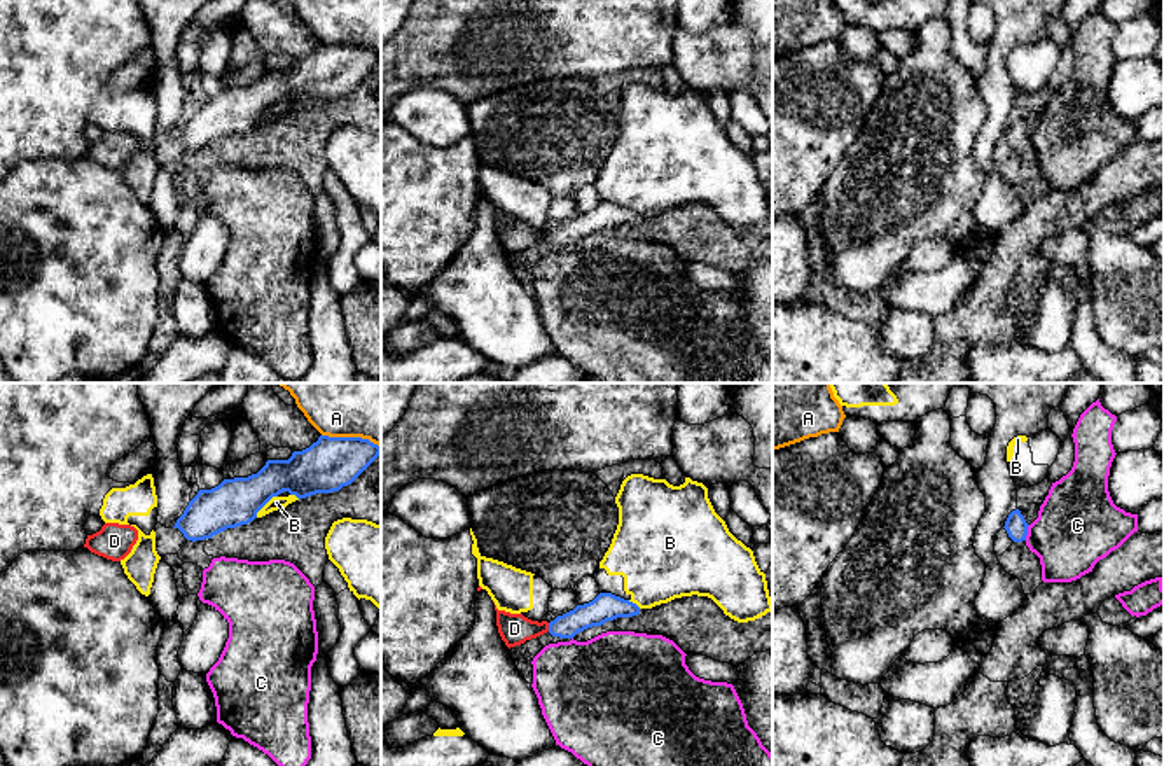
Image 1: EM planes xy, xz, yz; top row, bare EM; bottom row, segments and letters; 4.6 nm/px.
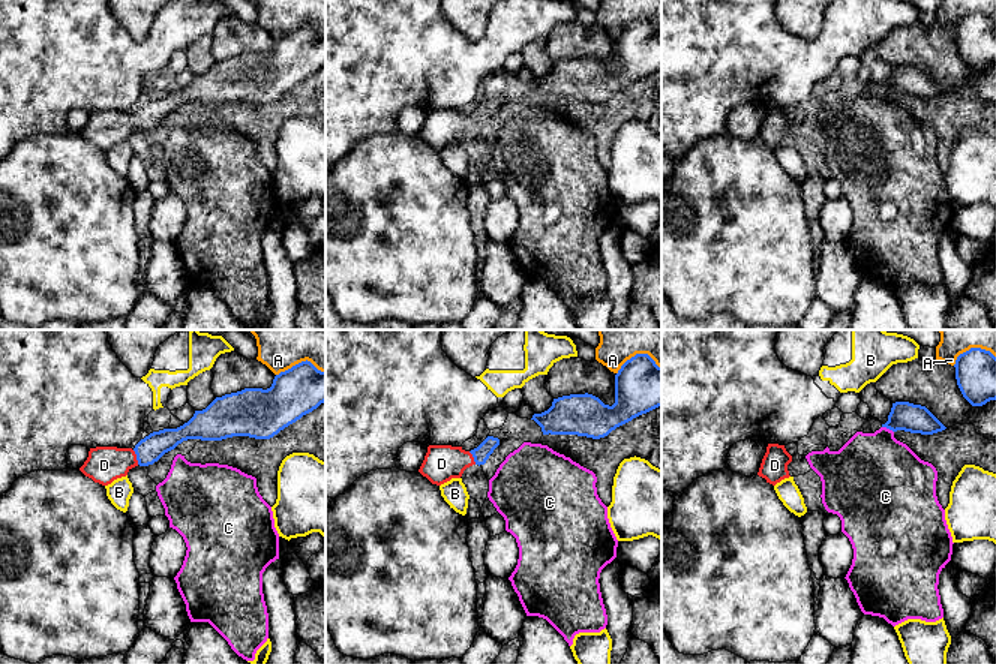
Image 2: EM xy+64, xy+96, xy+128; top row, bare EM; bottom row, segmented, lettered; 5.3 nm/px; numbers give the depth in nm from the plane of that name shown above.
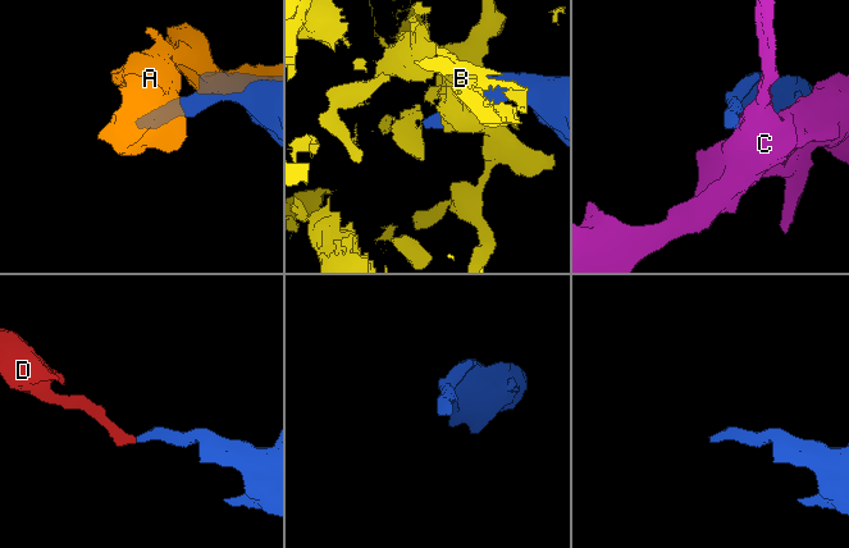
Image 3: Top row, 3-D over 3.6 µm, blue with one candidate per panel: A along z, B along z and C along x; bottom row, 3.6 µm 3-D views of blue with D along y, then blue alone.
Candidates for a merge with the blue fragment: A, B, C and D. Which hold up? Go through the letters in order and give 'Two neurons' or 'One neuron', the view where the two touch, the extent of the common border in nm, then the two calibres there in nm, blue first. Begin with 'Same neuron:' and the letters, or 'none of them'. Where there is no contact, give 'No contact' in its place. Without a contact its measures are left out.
Same neuron: D
A: Two neurons. Touches blue in xy. Shared border 280 nm. Thickness 240 nm (blue) against 240 nm
B: Two neurons. Touches blue in xy. Shared border 140 nm. Thickness 220 nm (blue) against 60 nm
C: Two neurons. Touches blue in yz. Shared border 80 nm. Thickness 100 nm (blue) against 380 nm
D: One neuron. Touches blue in xz. Shared border 40 nm. Thickness 120 nm (blue) against 140 nm

